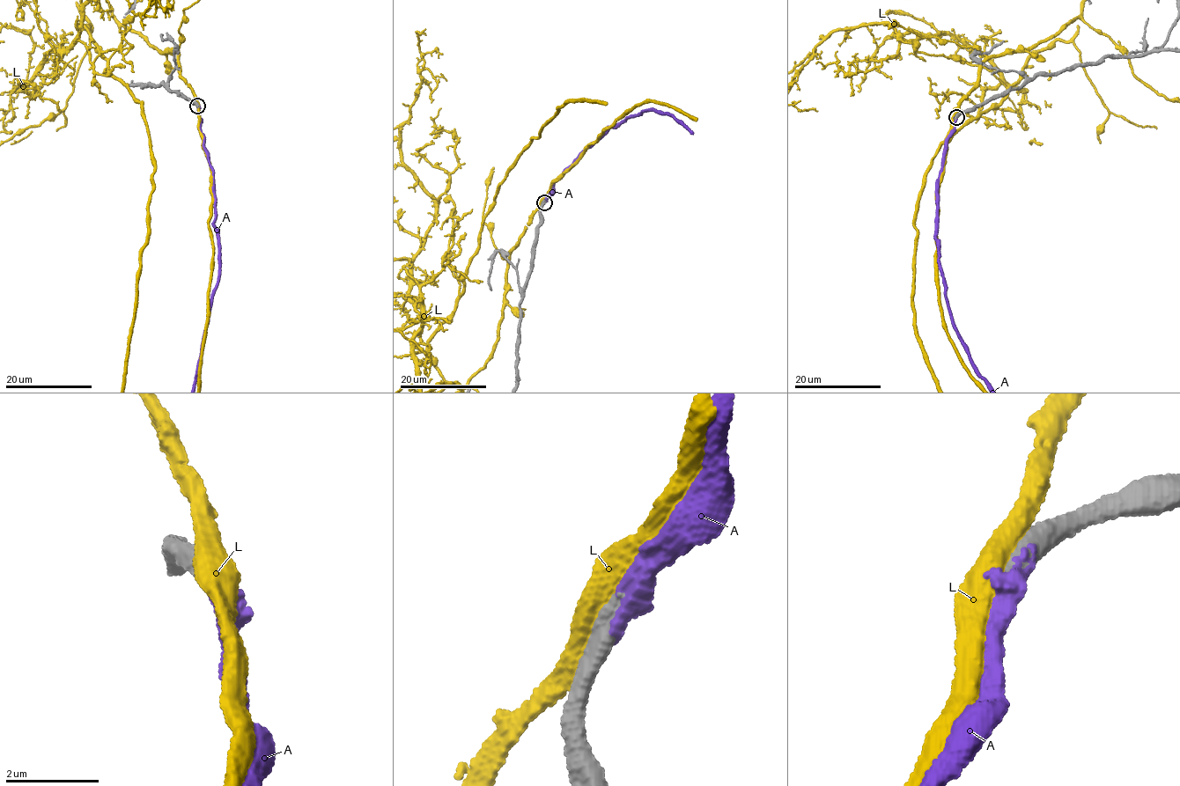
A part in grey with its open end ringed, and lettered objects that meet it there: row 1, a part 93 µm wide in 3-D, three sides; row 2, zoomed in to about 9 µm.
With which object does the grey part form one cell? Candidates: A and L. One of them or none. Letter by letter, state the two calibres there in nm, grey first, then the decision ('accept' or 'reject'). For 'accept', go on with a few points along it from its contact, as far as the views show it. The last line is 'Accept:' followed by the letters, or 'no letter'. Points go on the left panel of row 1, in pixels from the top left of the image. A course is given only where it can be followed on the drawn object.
A: 550 nm thick on the grey side, 440 nm on the other; accept
L: 600 nm thick on the grey side, 600 nm on the other; reject
Accept: A

